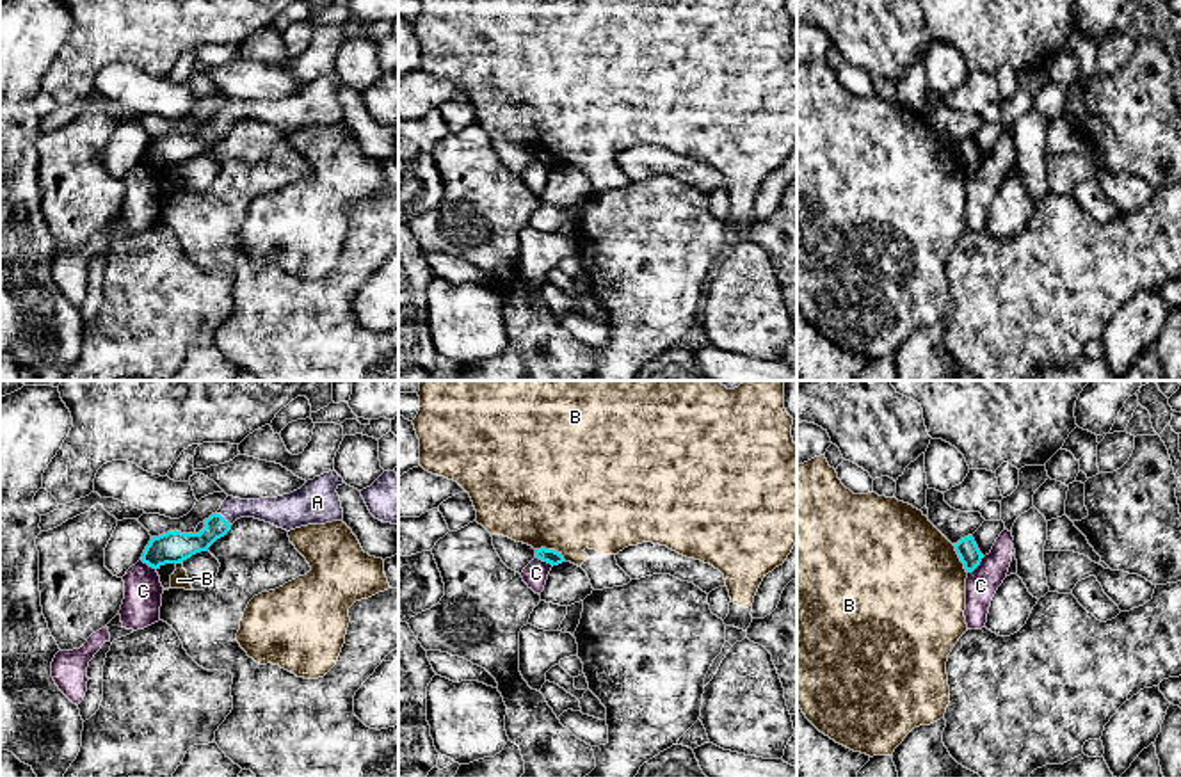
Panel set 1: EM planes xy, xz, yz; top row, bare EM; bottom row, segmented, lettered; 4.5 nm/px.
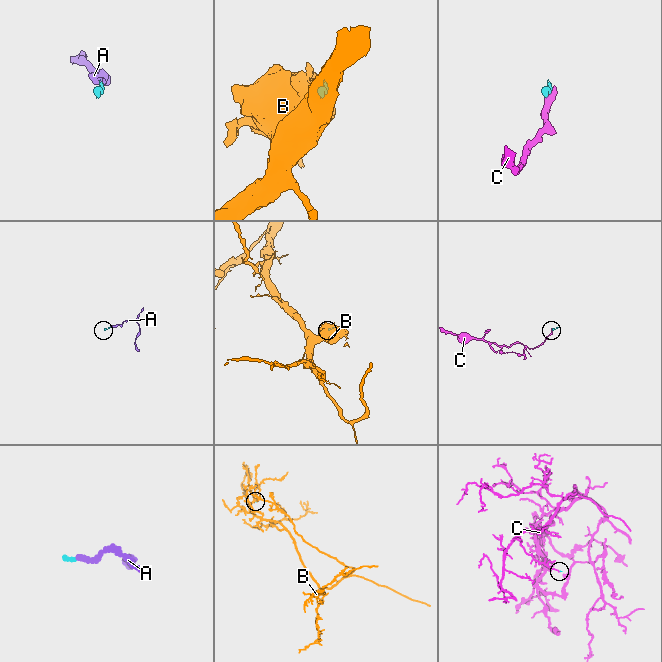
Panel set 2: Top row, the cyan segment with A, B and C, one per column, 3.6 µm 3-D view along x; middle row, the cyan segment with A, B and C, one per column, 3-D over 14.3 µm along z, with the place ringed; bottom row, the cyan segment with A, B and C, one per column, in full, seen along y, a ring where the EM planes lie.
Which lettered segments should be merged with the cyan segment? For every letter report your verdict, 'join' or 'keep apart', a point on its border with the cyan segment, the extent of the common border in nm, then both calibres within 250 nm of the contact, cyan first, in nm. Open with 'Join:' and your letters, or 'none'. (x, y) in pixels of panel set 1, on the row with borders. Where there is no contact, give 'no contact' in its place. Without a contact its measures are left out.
Join: A
A: join; contact xy (223, 518); length 90 nm; calibres 140 and 130 nm
B: keep apart; contact xz (552, 550); length 160 nm; calibres 70 and 500 nm
C: keep apart; contact yz (977, 566); length 110 nm; calibres 100 and 140 nm

